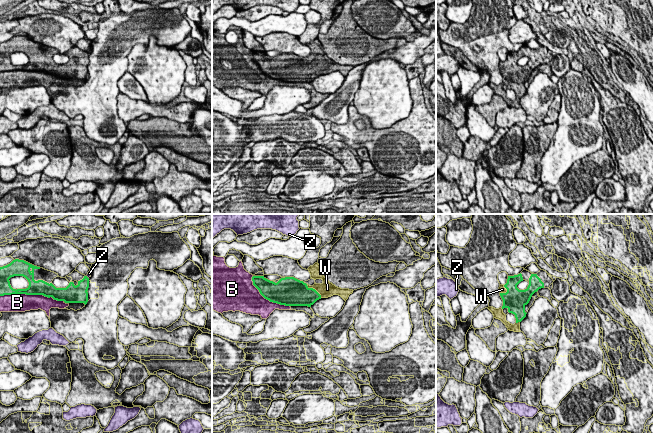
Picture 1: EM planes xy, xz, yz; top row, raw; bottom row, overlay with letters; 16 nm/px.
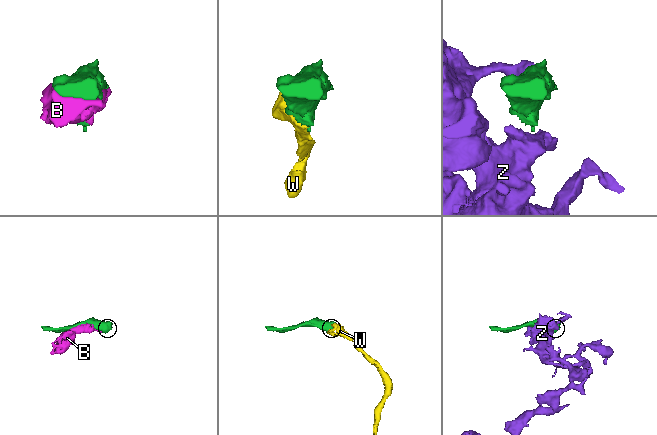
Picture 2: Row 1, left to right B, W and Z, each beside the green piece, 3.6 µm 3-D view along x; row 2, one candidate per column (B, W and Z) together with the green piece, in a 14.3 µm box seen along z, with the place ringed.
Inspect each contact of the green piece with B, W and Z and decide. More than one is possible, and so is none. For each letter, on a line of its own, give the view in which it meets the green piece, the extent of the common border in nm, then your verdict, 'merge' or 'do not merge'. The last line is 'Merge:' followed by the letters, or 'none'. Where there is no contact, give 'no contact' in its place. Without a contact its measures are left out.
B: meets green in xy; contact 1050 nm long; do not merge
W: meets green in xz; contact 340 nm long; merge
Z: meets green in xy; contact 60 nm long; do not merge
Merge: W

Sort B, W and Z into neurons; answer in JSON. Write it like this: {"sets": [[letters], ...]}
{"sets": [["B"], ["W"], ["Z"]]}

